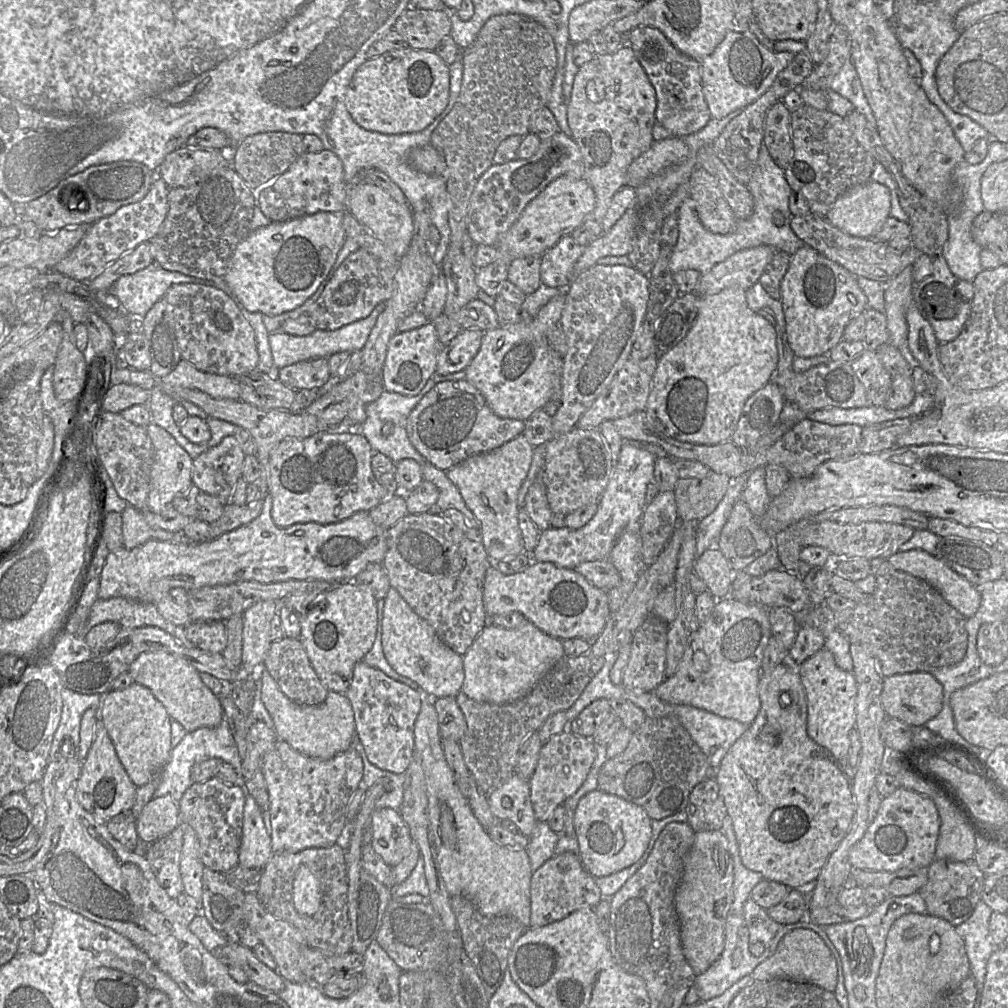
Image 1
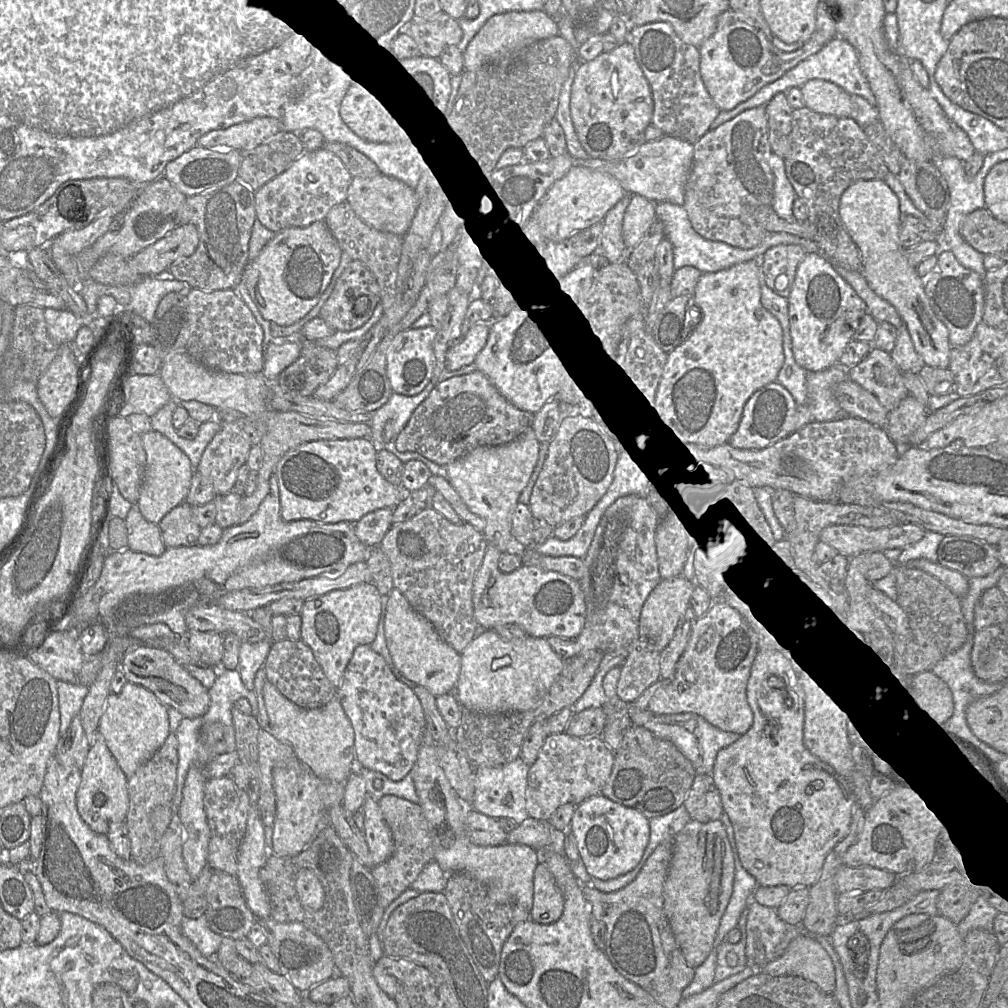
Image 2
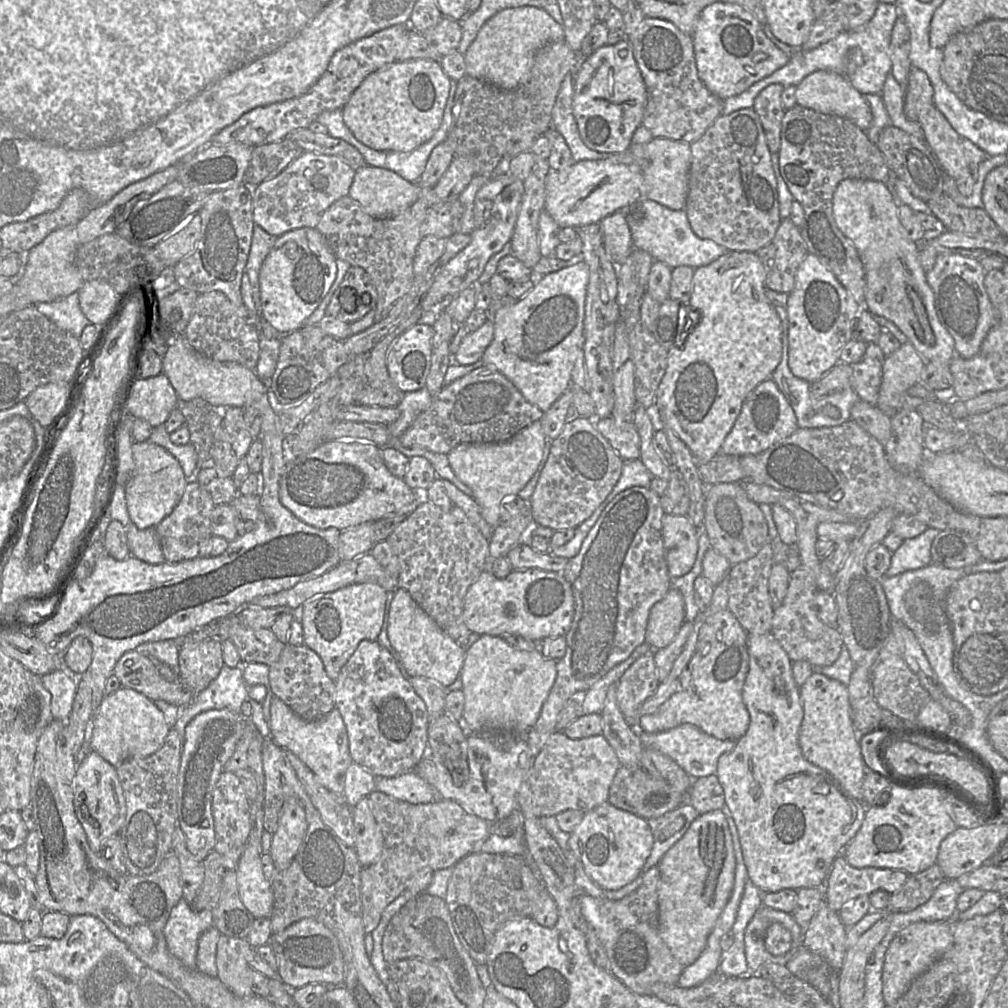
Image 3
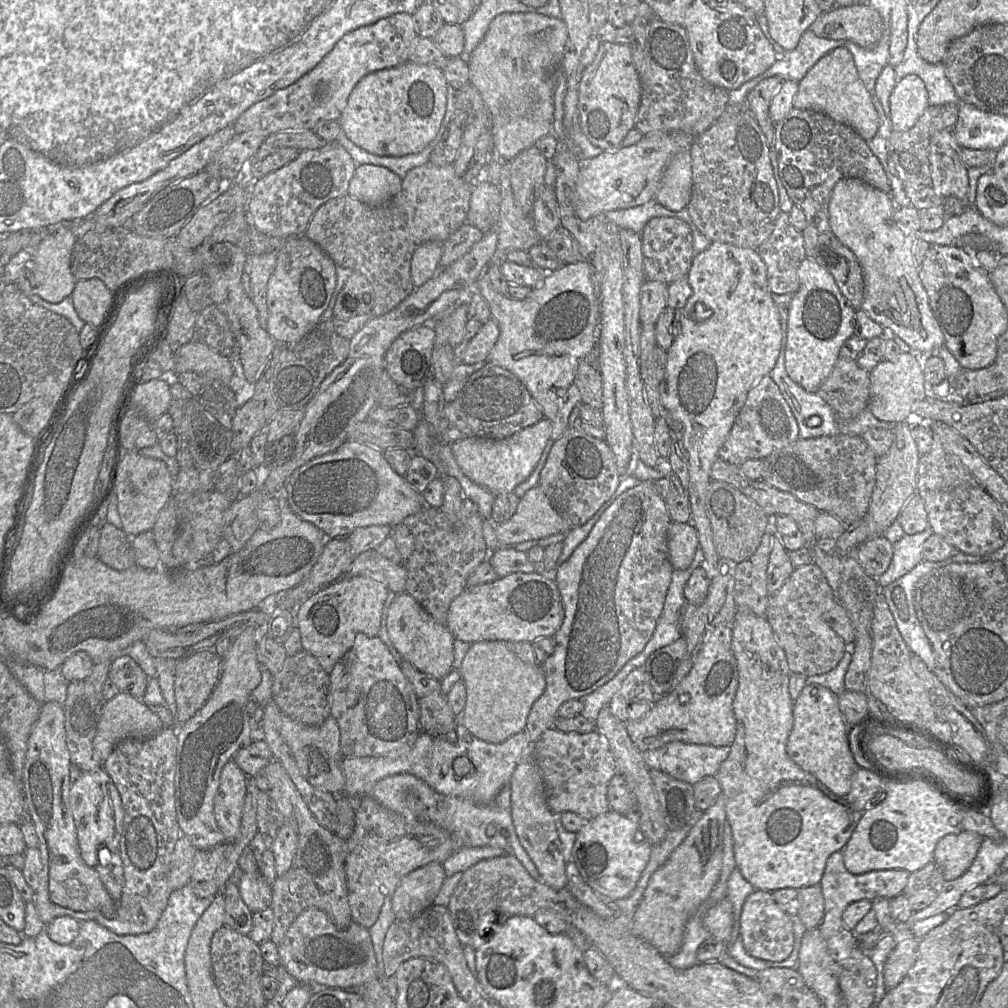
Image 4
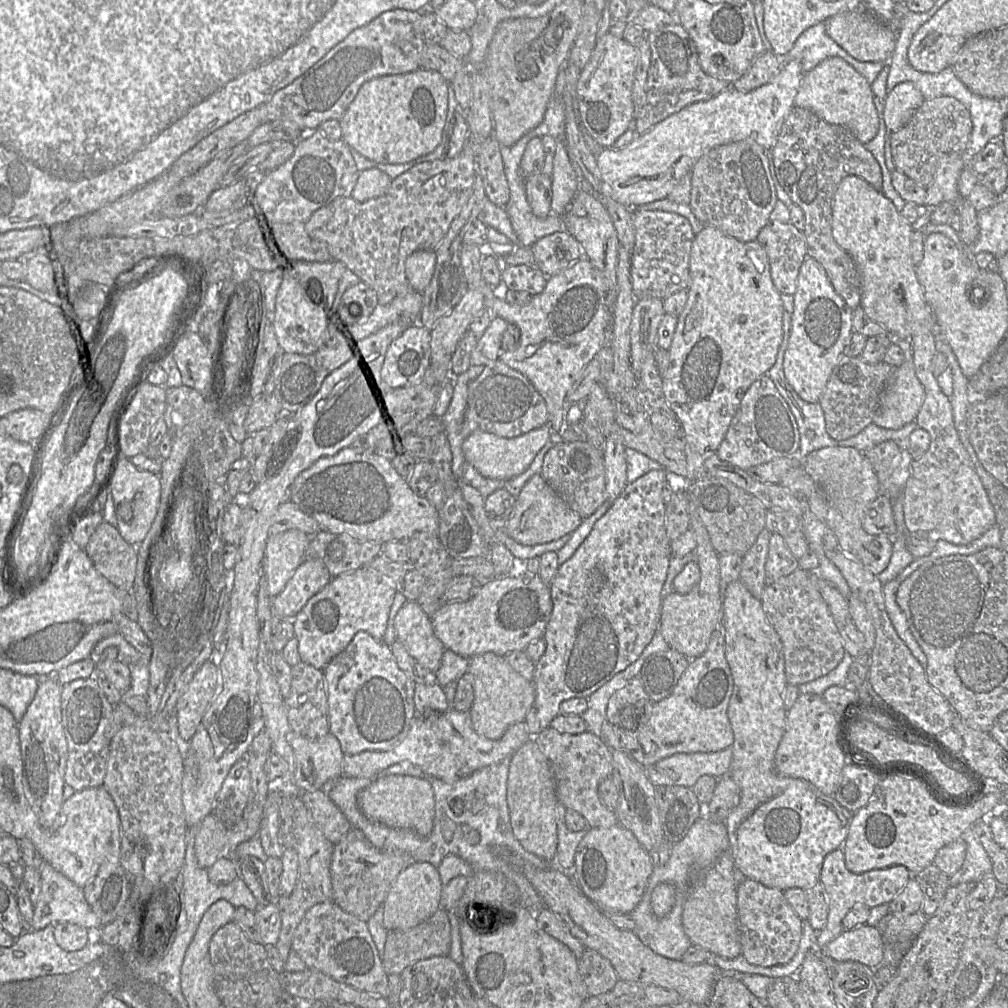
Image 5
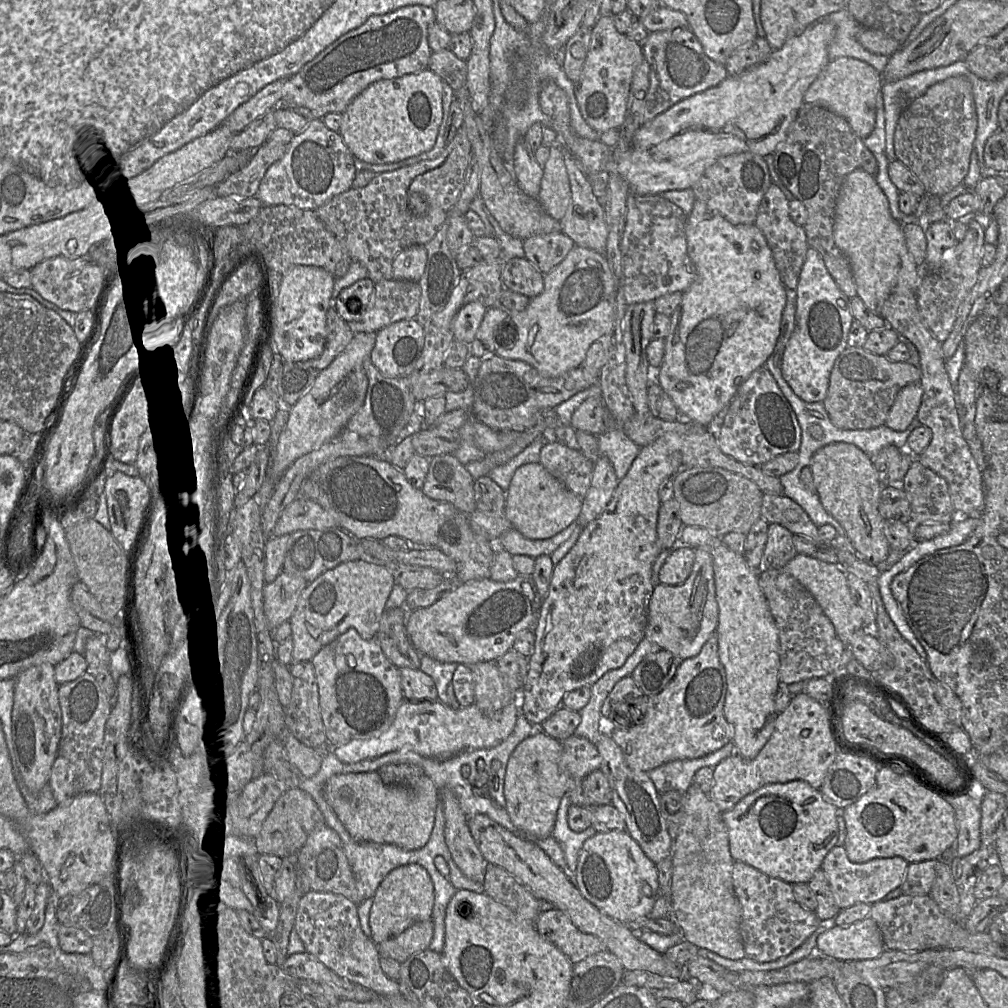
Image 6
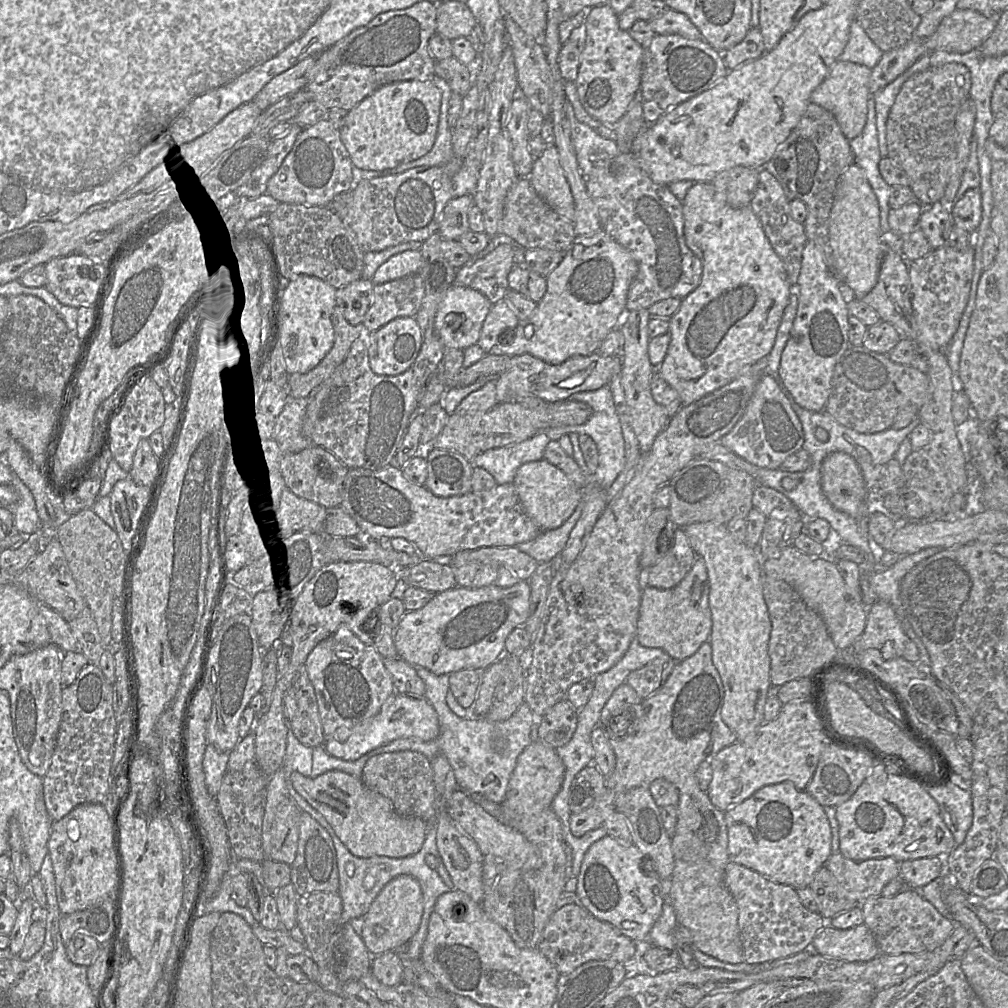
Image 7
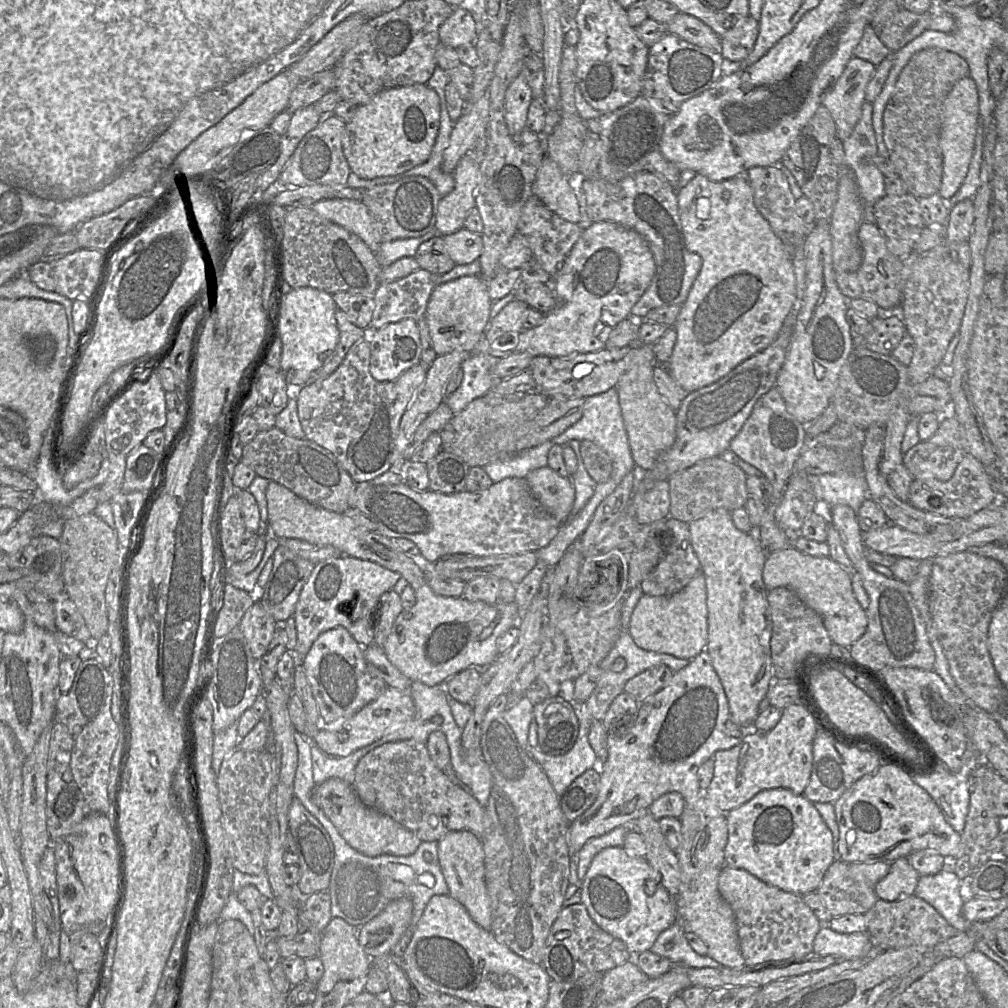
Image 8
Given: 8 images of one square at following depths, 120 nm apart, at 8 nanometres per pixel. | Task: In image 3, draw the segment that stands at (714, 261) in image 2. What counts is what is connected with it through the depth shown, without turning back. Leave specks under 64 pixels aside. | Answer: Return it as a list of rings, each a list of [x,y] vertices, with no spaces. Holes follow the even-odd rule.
[[[642,198],[637,204],[644,212],[641,221],[633,220],[626,210],[633,246],[647,251],[654,260],[662,261],[670,268],[707,266],[729,250],[711,239],[699,238],[692,230],[685,209],[672,210],[656,201]]]

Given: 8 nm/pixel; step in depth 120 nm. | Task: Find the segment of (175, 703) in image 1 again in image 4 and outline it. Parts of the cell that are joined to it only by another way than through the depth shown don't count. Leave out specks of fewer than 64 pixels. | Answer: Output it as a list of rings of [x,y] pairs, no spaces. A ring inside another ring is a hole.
[[[120,655],[113,659],[108,677],[121,692],[142,699],[148,682],[148,676],[141,667],[128,655]]]

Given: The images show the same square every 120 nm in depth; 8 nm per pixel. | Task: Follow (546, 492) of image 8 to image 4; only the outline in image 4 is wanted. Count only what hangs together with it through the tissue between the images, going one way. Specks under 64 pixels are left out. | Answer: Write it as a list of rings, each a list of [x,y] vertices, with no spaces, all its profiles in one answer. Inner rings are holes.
[[[539,486],[529,489],[520,498],[516,512],[509,520],[495,524],[501,546],[567,533],[568,530],[567,523]]]

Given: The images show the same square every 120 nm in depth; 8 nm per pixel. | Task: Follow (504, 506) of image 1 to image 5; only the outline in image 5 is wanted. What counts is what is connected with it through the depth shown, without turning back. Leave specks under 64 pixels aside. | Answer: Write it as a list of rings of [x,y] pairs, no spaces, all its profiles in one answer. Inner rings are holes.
[[[549,424],[513,438],[503,438],[484,431],[474,431],[464,440],[462,450],[466,462],[471,464],[481,475],[507,481],[528,469],[538,452],[549,440],[551,431]]]

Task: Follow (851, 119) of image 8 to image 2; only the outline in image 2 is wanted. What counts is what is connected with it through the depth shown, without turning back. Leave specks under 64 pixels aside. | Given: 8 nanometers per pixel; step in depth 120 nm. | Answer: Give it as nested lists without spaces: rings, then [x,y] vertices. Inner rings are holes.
[[[811,79],[800,89],[804,106],[808,109],[820,114],[852,118],[854,105],[851,95],[838,85],[821,79]]]

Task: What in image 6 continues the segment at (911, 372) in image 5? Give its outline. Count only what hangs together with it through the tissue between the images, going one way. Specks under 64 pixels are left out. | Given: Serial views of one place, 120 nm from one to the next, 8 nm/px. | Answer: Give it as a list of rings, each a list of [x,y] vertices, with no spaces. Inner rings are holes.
[[[919,383],[903,387],[896,395],[885,425],[895,432],[903,432],[916,417],[922,400],[923,390]]]

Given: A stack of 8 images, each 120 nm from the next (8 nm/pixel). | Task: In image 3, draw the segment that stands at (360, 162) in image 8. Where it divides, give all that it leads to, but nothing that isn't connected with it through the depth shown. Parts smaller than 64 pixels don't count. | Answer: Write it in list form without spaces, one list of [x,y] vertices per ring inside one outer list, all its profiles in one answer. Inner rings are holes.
[[[396,61],[368,75],[341,109],[342,119],[363,145],[382,152],[410,152],[439,128],[449,94],[450,79],[439,61]]]

